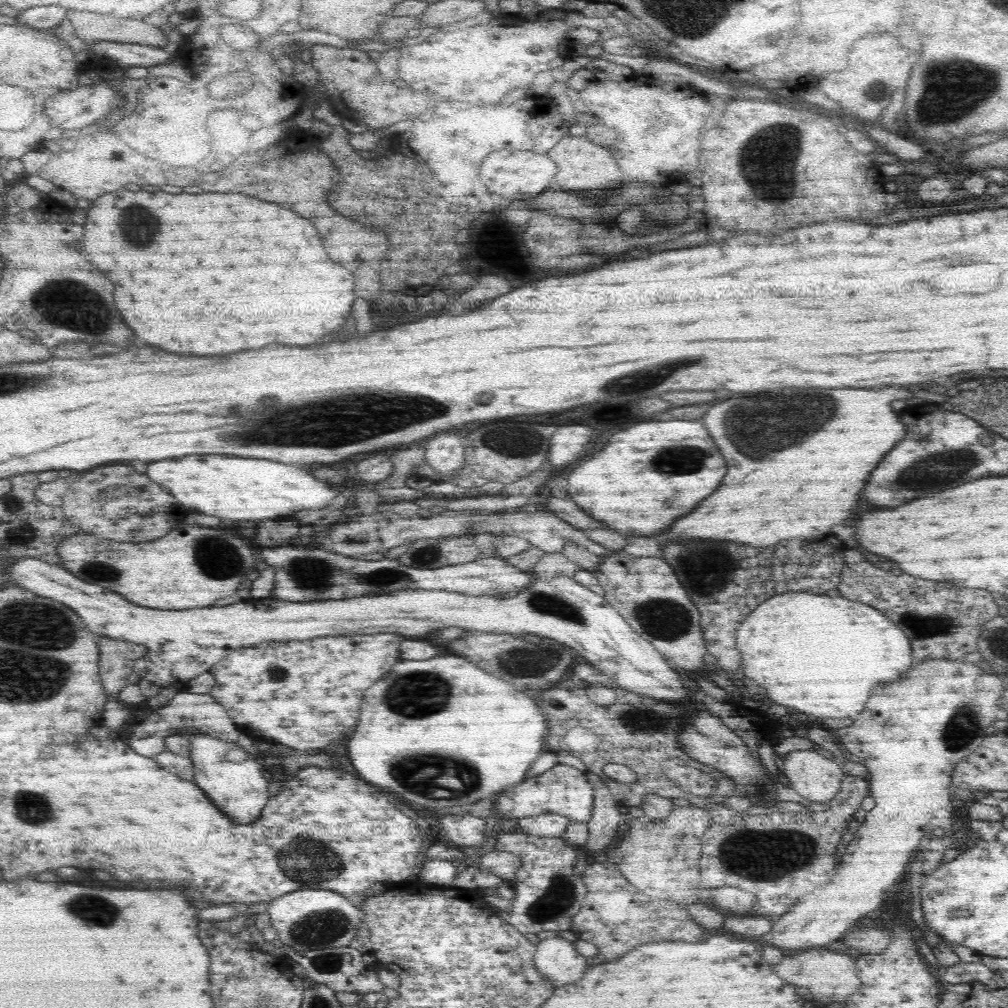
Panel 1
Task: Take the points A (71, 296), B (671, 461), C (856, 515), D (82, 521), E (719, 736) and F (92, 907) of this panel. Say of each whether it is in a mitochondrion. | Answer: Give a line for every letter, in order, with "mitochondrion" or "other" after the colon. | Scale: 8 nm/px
A: mitochondrion
B: mitochondrion
C: other
D: other
E: other
F: mitochondrion

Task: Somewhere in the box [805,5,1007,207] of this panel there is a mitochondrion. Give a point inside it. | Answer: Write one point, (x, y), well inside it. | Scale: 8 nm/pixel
(950, 89)

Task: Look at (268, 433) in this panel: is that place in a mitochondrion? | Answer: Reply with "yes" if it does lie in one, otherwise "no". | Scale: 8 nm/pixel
yes

